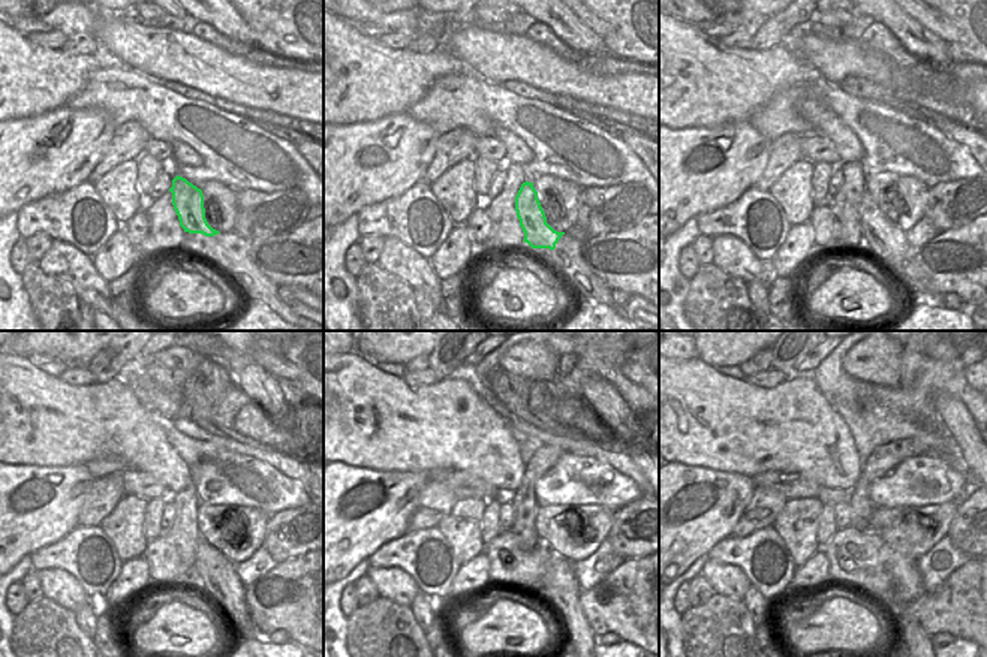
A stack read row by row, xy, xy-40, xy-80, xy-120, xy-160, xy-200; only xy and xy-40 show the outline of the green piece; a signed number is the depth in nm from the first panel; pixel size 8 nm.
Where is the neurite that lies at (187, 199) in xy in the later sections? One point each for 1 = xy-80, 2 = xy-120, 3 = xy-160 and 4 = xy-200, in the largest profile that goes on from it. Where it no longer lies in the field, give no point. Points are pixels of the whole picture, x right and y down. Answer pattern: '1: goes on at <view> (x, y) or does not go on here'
1: goes on at xy-80 (888, 241)
2: goes on at xy-120 (217, 578)
3: goes on at xy-160 (560, 588)
4: goes on at xy-200 (911, 635)

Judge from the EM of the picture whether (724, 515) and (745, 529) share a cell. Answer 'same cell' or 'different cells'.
different cells

